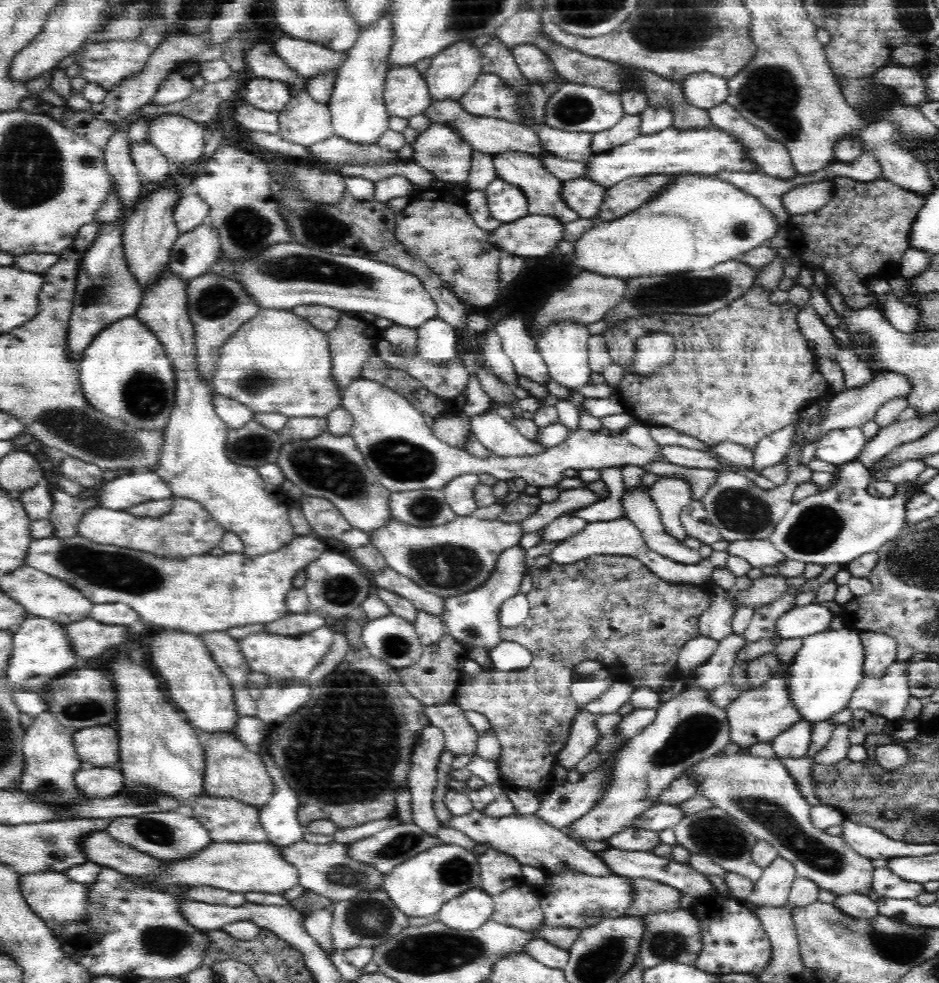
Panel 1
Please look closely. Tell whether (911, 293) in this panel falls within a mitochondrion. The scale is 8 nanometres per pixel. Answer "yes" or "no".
no

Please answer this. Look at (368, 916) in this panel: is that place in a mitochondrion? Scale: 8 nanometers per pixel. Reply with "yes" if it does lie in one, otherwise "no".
yes

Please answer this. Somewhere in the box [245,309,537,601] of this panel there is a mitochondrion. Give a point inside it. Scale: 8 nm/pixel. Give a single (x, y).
(324, 468)

